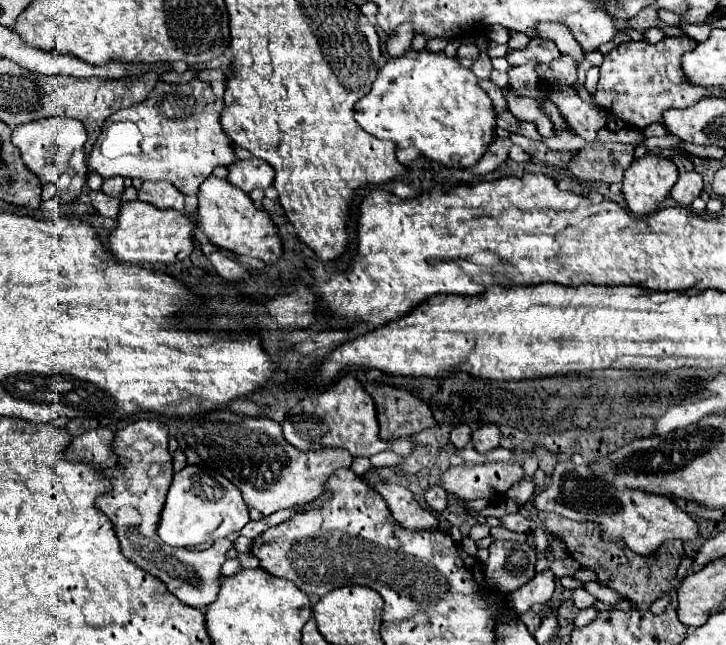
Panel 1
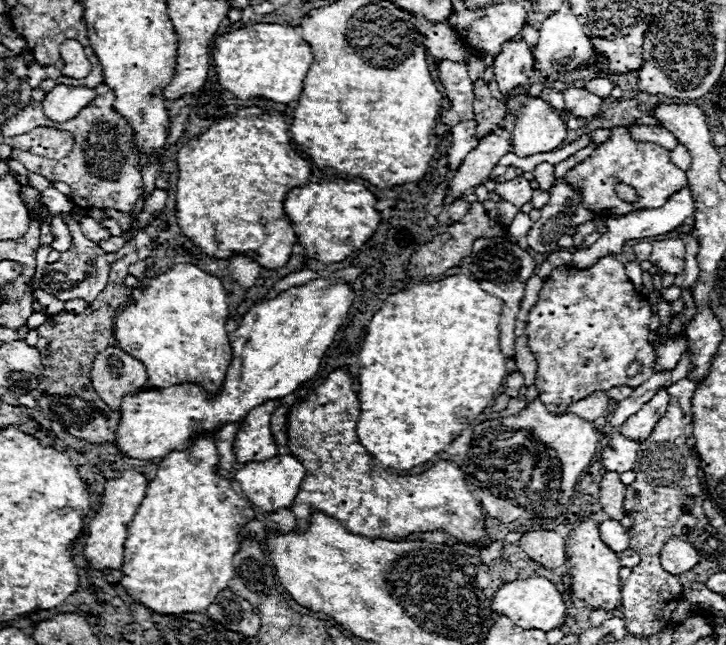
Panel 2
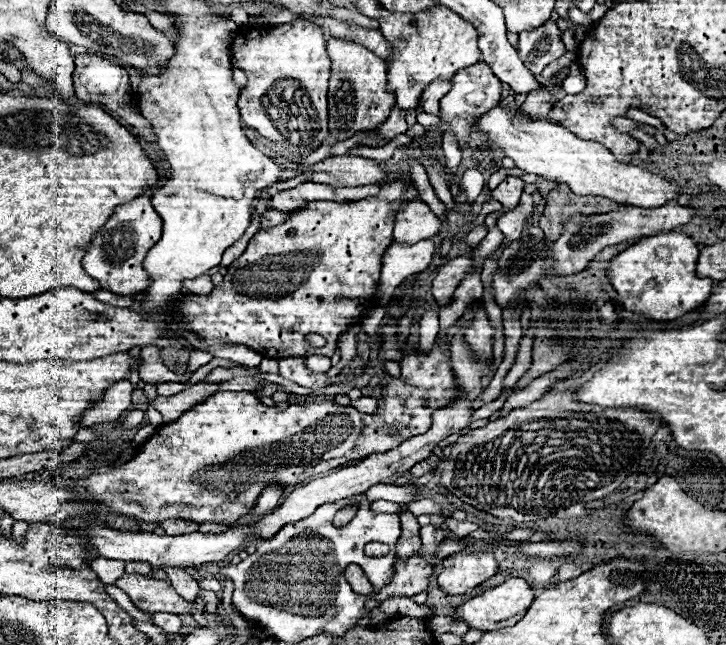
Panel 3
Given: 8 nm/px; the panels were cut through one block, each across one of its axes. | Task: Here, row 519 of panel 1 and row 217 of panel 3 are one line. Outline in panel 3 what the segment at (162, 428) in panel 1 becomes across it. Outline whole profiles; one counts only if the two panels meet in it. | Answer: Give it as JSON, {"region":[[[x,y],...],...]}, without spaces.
{"region":[[[144,192],[134,200],[118,204],[114,208],[108,222],[100,228],[100,234],[96,234],[90,240],[82,266],[94,280],[100,282],[100,288],[118,296],[134,296],[144,288],[148,288],[148,274],[142,268],[142,262],[148,248],[152,248],[152,244],[156,244],[160,236],[162,236],[162,220],[154,212],[150,196]]]}

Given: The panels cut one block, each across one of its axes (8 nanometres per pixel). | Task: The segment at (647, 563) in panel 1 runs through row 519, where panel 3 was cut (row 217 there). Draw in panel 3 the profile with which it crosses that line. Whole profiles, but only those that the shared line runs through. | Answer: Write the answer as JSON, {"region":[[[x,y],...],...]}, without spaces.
{"region":[[[558,184],[546,198],[546,208],[538,220],[538,226],[540,230],[546,234],[546,240],[552,242],[560,236],[560,230],[562,230],[562,222],[572,216],[572,214],[604,214],[604,212],[610,212],[612,210],[612,200],[608,198],[582,198],[582,196],[576,196],[570,192],[570,188],[566,184]]]}

